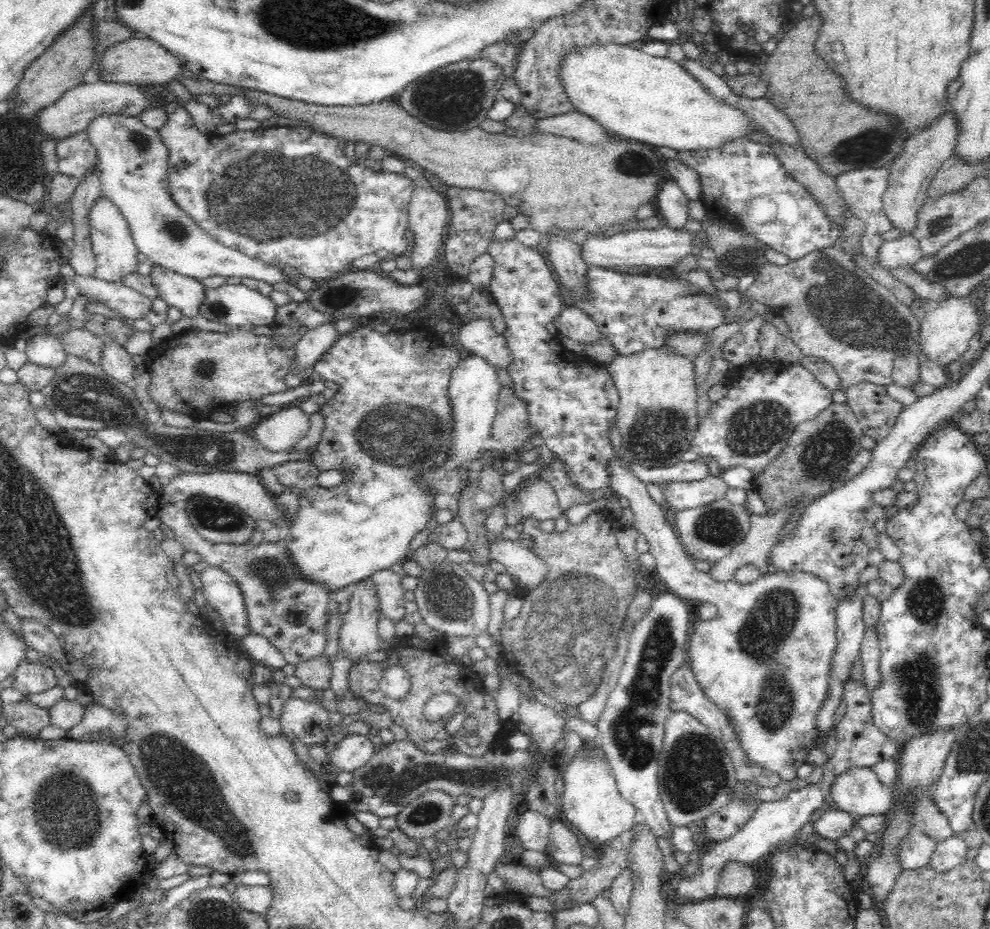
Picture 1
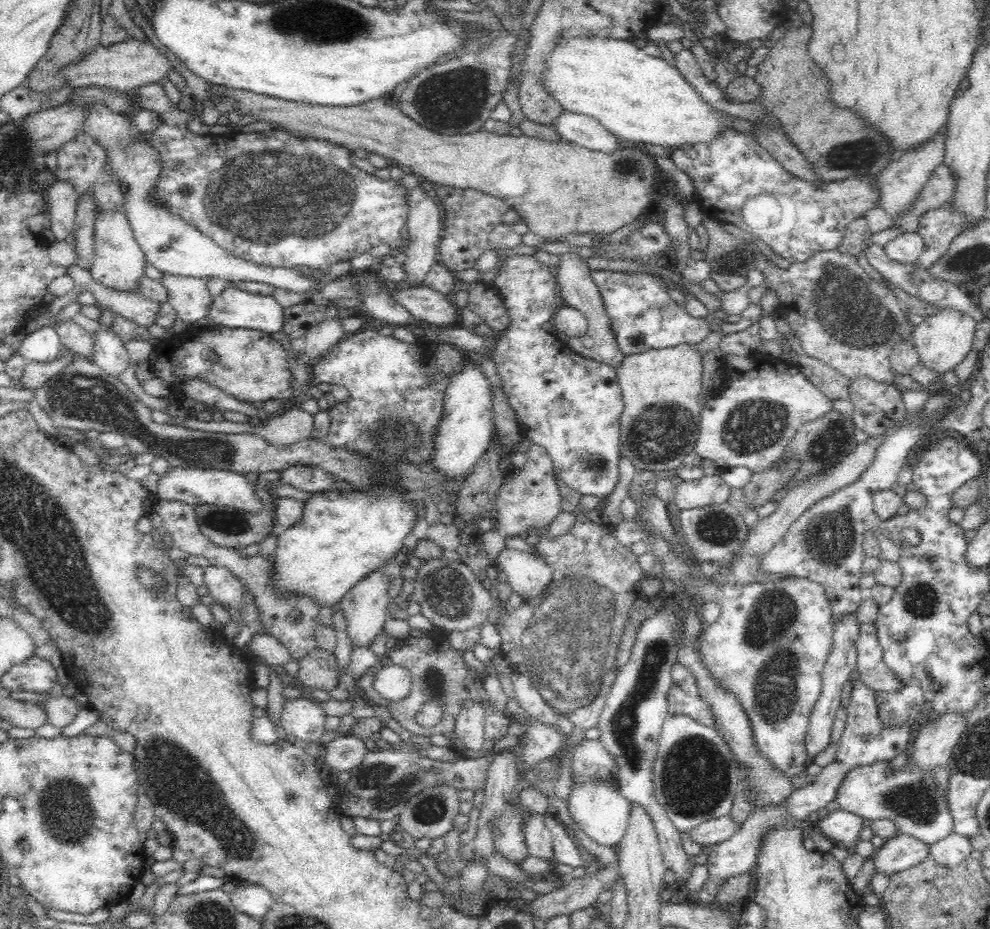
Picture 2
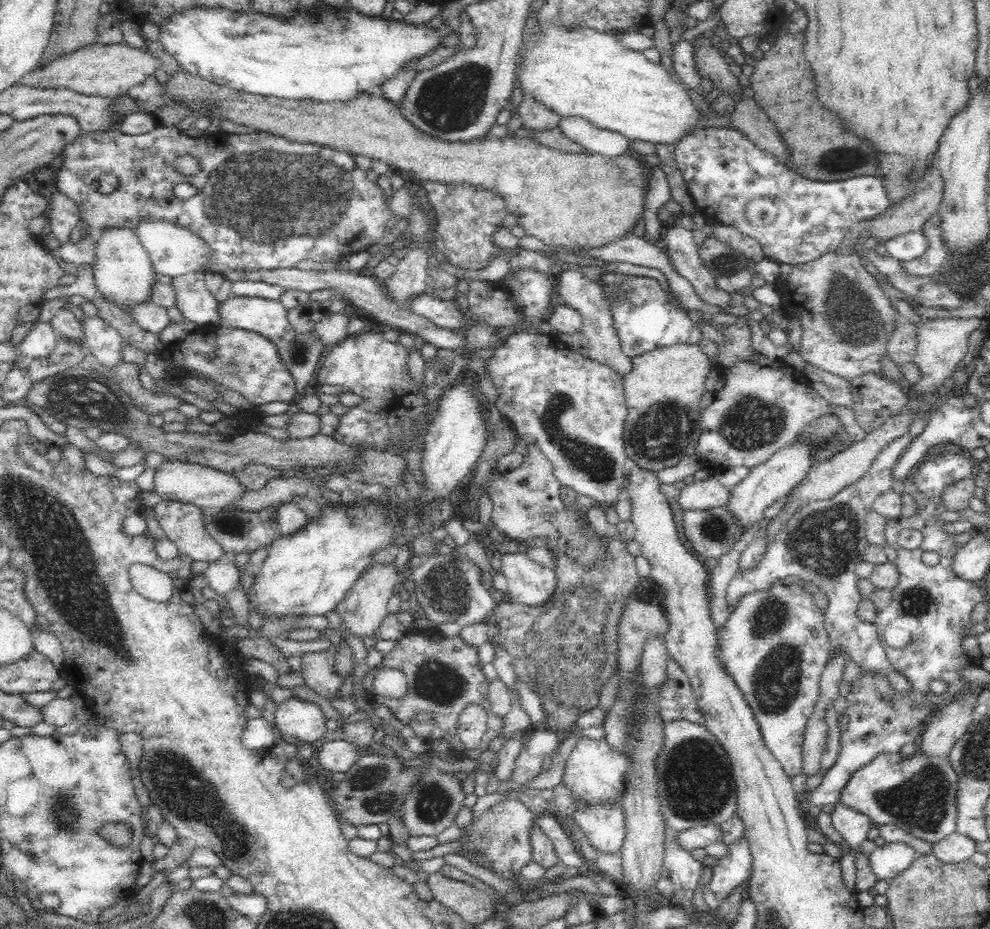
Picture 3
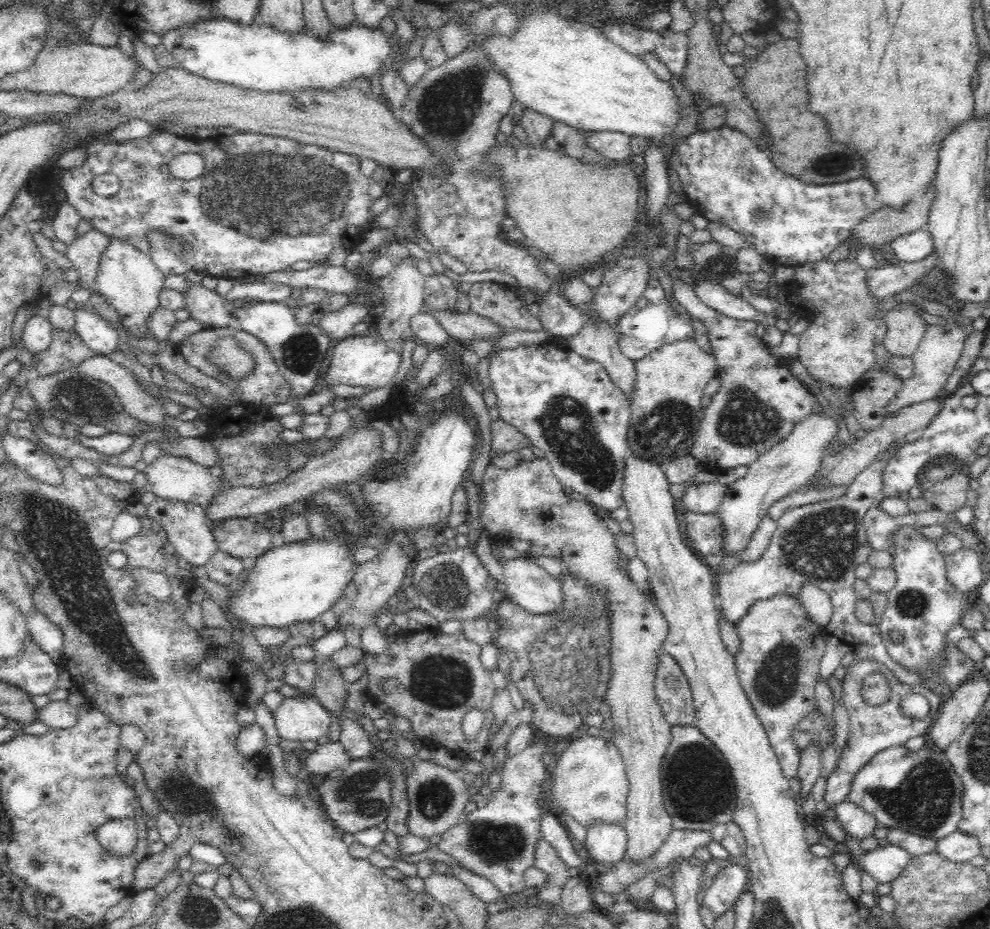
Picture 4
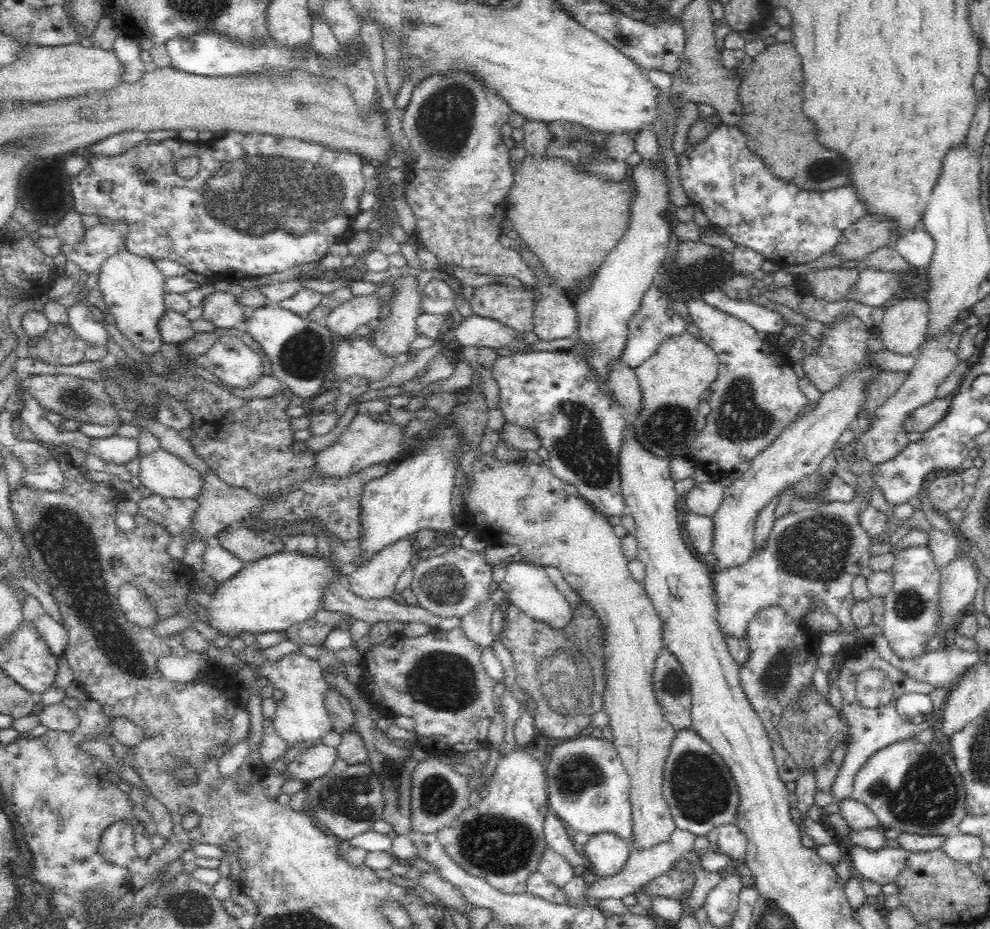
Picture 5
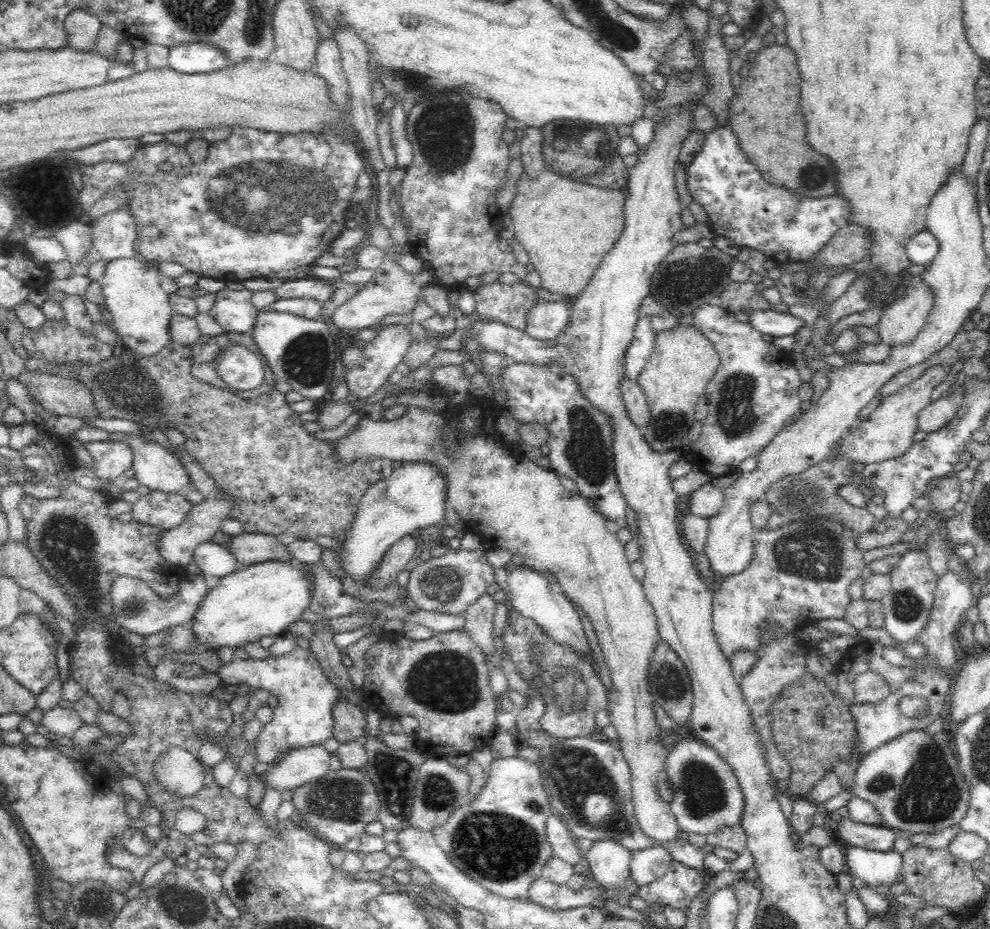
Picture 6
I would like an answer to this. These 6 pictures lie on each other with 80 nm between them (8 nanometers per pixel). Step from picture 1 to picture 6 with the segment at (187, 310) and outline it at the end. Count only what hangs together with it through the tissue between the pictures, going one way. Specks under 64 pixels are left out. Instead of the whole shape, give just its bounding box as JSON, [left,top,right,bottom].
[209,288,259,333]

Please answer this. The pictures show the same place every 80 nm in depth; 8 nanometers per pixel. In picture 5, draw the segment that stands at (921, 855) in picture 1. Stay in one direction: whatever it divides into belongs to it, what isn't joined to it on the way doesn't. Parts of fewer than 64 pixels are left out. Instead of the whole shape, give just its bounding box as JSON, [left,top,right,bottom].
[850,846,909,884]

